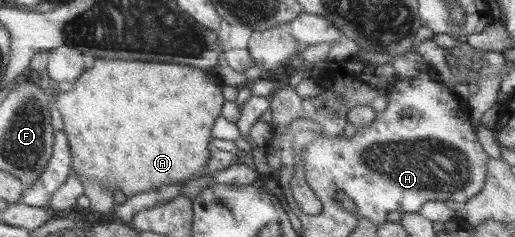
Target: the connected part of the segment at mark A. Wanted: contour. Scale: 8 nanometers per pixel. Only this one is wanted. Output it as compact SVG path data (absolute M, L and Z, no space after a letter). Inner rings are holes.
M94 57L93 65L90 68L83 69L79 78L73 83L73 90L52 92L52 105L59 111L61 121L63 121L62 132L65 134L68 146L71 151L70 168L72 173L76 174L79 181L83 185L83 194L89 200L89 210L100 212L101 214L109 214L114 211L115 202L113 200L112 191L120 189L125 198L139 193L141 191L149 191L155 187L173 184L176 181L190 178L198 174L209 159L209 142L212 140L211 132L213 123L220 116L222 110L223 95L221 96L221 86L215 82L215 78L211 78L207 74L207 70L201 70L193 66L175 63L164 63L155 61L139 61L139 60L111 60L107 58Z

